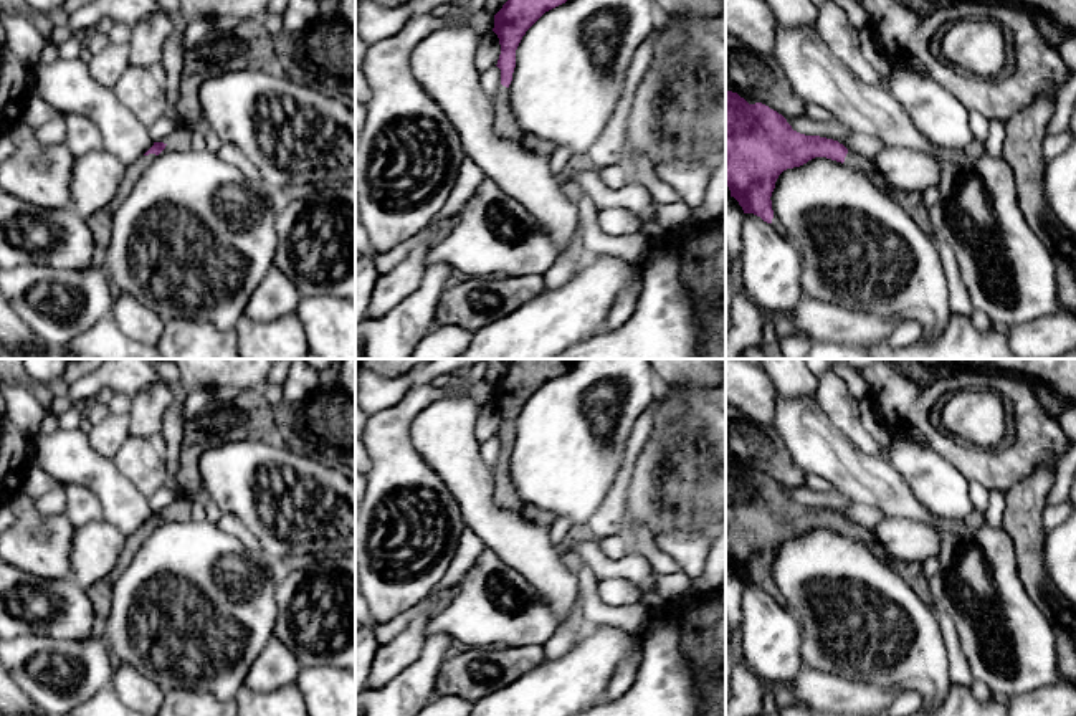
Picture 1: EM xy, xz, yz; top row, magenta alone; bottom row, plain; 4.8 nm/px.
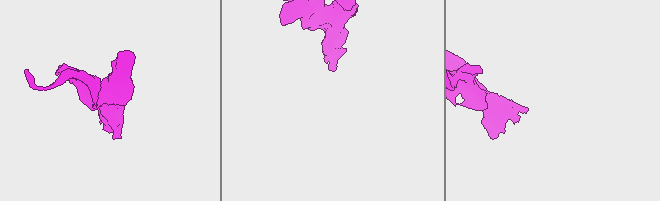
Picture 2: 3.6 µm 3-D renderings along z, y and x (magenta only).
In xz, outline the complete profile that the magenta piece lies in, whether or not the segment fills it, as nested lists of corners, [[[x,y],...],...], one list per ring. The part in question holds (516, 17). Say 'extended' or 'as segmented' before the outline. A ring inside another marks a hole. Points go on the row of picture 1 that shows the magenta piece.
extended; [[[507,0],[494,15],[493,31],[499,38],[501,55],[498,68],[501,69],[501,88],[493,101],[496,109],[496,131],[501,137],[522,141],[522,131],[509,104],[509,84],[516,68],[516,50],[526,31],[549,10],[567,0]]]

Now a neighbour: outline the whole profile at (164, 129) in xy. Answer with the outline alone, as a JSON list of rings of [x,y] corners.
[[[172,114],[160,116],[152,126],[149,126],[149,136],[154,142],[169,144],[180,137],[180,129]]]

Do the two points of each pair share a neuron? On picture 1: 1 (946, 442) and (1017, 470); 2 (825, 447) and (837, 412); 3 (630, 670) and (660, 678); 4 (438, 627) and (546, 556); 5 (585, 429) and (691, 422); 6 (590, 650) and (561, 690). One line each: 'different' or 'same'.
1: same
2: different
3: different
4: different
5: different
6: same

